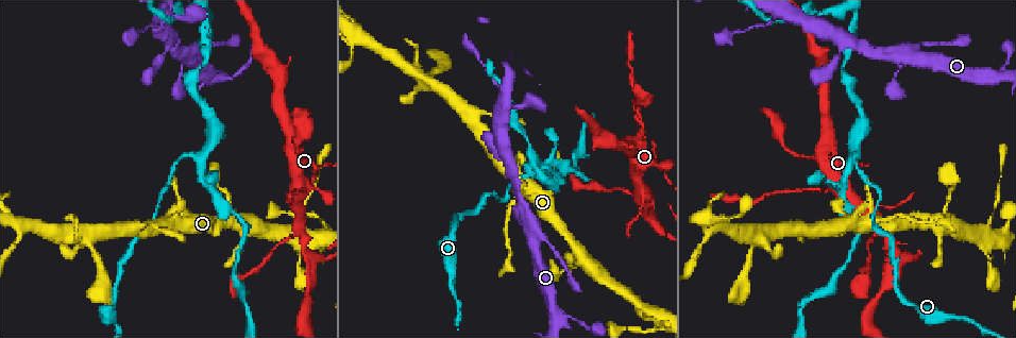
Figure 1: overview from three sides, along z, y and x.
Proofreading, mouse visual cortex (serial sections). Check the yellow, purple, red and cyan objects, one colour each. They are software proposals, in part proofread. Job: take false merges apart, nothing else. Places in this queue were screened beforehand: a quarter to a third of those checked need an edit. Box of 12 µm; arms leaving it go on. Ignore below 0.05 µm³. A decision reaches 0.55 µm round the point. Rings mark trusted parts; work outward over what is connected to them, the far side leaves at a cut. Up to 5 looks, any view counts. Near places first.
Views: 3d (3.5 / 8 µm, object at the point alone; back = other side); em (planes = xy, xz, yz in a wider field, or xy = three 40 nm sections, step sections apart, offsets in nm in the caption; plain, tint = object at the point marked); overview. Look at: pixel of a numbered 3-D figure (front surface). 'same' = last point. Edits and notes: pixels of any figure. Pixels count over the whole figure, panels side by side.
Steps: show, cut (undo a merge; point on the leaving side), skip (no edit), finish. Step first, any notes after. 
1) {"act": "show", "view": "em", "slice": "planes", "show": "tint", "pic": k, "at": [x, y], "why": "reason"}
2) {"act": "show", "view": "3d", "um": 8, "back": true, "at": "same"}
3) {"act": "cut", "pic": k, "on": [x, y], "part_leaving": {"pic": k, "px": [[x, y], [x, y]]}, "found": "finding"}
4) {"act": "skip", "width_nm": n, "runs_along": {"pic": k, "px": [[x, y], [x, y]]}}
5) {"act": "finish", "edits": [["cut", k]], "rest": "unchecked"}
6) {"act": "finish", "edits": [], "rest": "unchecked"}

{"act": "show", "view": "3d", "um": 8, "pic": 1, "at": [299, 266], "why": "a narrow waist"}

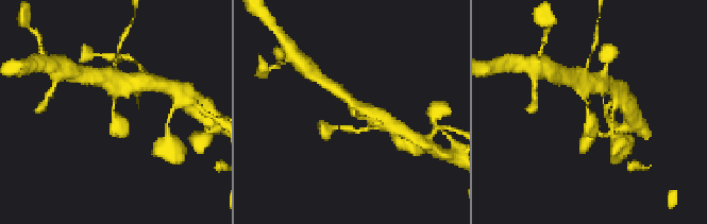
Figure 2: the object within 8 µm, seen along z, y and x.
{"act": "show", "view": "3d", "um": 3.5, "pic": 2, "at": [587, 112], "why": "closer look"}

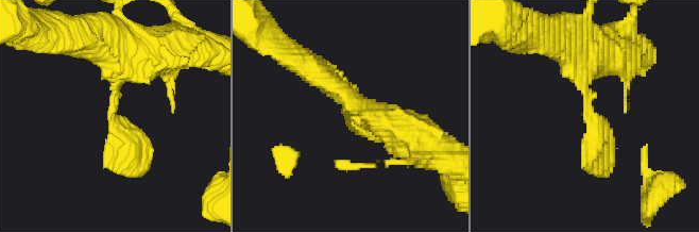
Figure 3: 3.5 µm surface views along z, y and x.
{"act": "show", "view": "em", "slice": "xy", "step": 2, "show": "tint", "pic": 3, "at": [352, 119], "why": "shape alone is not enough"}

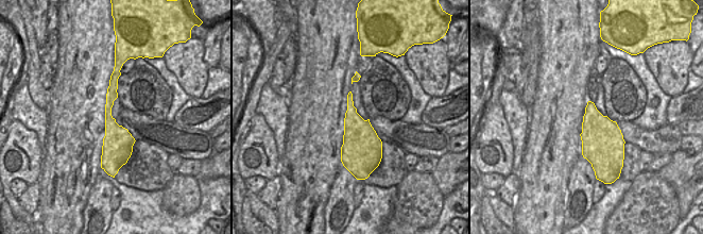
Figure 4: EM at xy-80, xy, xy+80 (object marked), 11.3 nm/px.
{"act": "skip", "runs_along": {"pic": 3, "px": [[565, 55], [581, 76], [609, 177]]}, "found": "continuous, no second cell"}

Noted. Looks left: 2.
{"act": "show", "view": "3d", "um": 8, "pic": 1, "at": [881, 218], "why": "sudden change in width"}

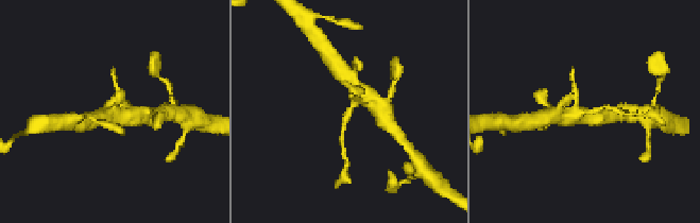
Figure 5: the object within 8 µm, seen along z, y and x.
{"act": "show", "view": "3d", "um": 3.5, "pic": 5, "at": [589, 111]}

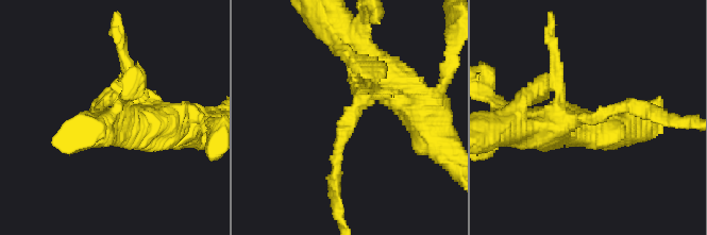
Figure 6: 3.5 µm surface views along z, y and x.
{"act": "skip", "arm_widths_nm": [150, 450], "found": "all the same cell"}

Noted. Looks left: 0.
{"act": "finish", "edits": [], "rest": "unchecked"}

